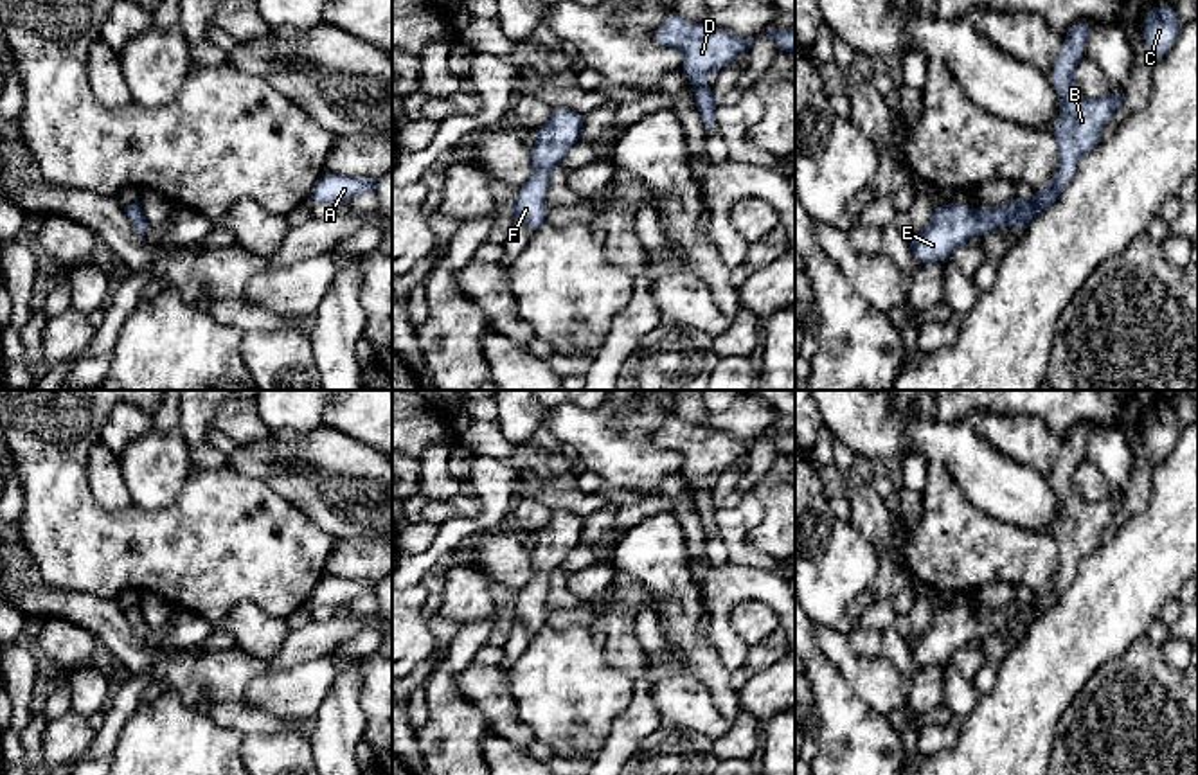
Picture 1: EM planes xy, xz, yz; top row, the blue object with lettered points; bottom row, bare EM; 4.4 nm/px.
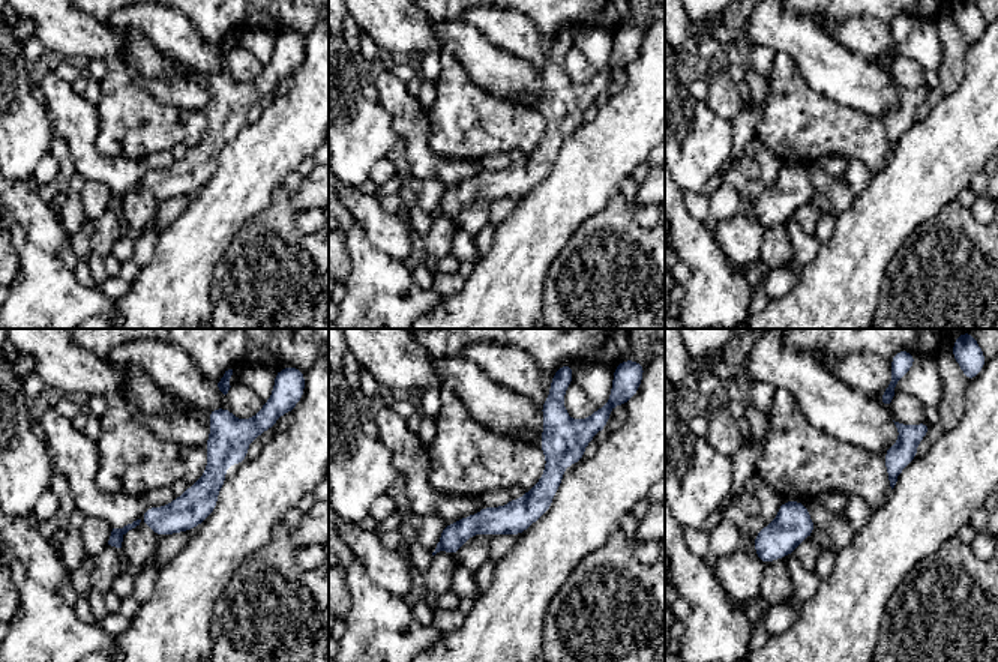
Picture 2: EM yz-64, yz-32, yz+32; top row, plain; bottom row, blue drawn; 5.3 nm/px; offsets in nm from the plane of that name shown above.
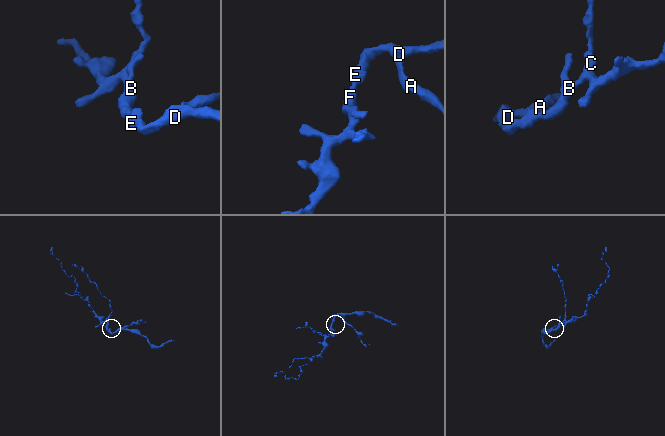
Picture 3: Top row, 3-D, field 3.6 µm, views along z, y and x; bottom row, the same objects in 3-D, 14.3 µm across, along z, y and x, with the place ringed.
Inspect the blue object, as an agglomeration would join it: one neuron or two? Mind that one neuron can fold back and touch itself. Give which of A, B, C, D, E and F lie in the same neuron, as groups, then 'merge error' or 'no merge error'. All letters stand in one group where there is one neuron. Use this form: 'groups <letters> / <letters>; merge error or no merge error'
groups A B C D E F; no merge error

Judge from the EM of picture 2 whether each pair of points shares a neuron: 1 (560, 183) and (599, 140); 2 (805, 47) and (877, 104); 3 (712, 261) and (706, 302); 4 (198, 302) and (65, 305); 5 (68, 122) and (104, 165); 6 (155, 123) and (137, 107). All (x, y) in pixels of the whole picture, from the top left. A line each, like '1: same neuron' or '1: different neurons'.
1: same neuron
2: same neuron
3: same neuron
4: different neurons
5: same neuron
6: same neuron

